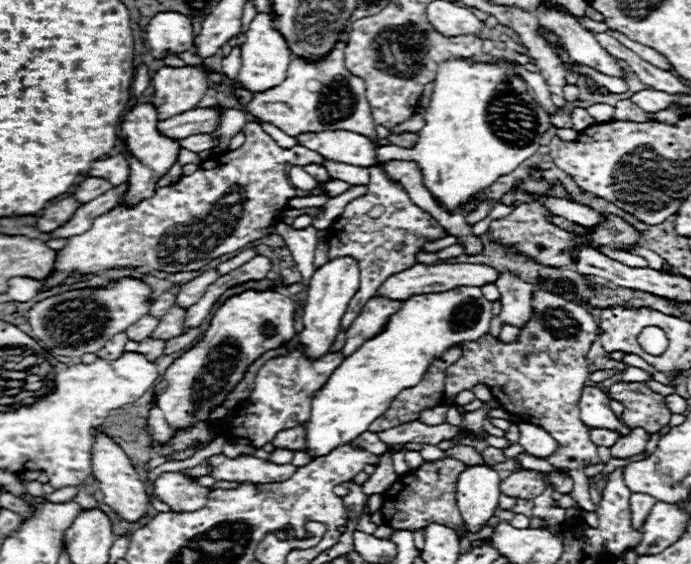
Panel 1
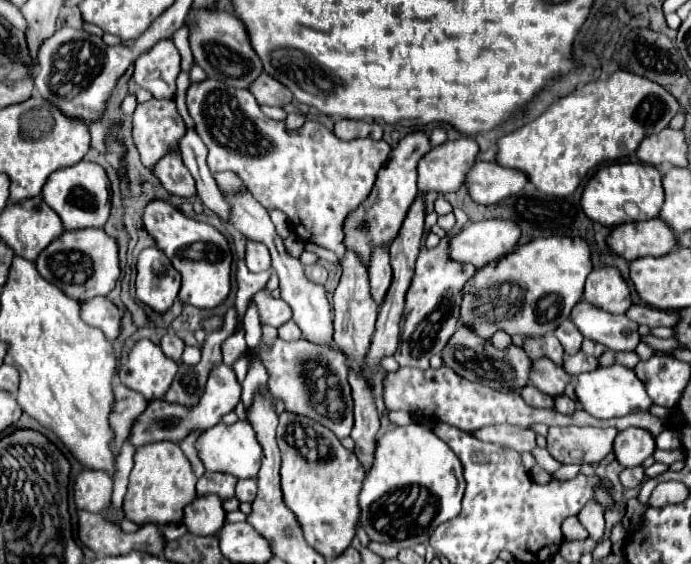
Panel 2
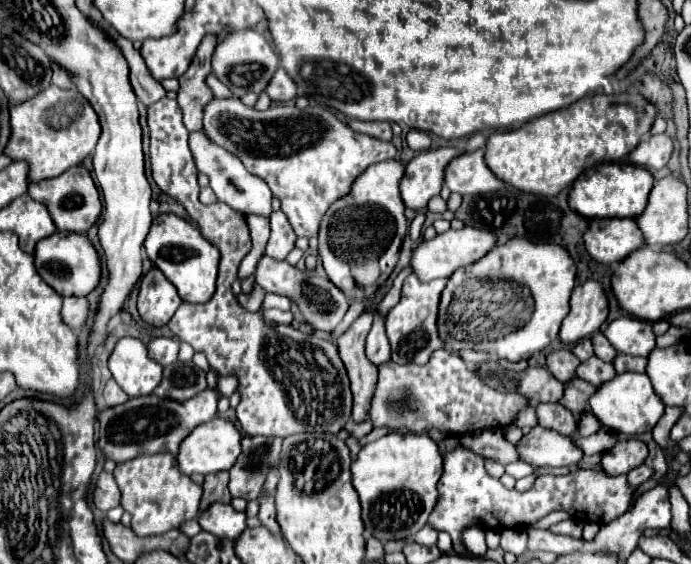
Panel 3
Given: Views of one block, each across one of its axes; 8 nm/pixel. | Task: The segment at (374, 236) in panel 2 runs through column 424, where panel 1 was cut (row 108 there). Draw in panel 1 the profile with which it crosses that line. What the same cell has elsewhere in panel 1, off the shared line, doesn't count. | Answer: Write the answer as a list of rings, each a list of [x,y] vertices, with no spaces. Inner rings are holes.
[[[138,104],[134,106],[134,110],[130,110],[122,124],[122,140],[126,142],[128,148],[128,162],[130,162],[130,174],[128,174],[128,190],[124,194],[124,200],[120,206],[134,206],[146,198],[150,198],[156,192],[156,182],[170,170],[170,166],[176,162],[178,158],[178,142],[170,140],[170,138],[162,138],[156,130],[156,110],[152,104]]]

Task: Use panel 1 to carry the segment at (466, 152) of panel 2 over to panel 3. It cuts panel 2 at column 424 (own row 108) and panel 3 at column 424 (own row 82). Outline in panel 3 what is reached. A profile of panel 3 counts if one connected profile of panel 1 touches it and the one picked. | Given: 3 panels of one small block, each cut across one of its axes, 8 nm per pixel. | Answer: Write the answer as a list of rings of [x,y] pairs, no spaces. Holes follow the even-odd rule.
[[[434,148],[418,154],[406,164],[406,176],[402,178],[400,190],[406,208],[424,210],[432,196],[438,196],[444,186],[444,168],[458,158],[458,148]]]

